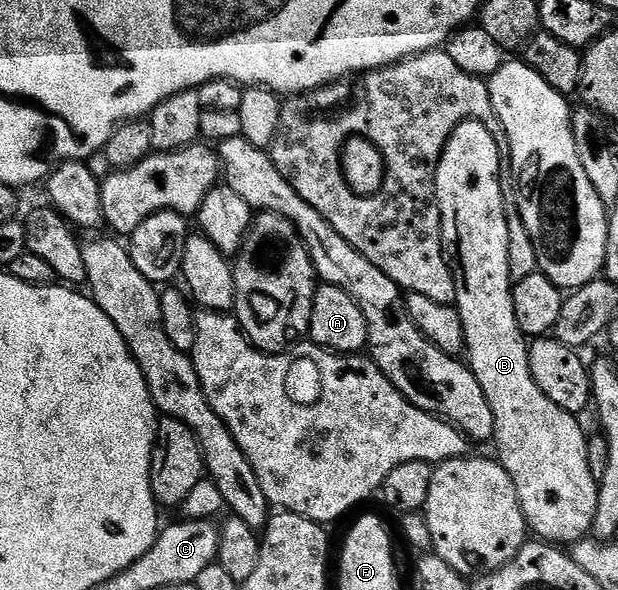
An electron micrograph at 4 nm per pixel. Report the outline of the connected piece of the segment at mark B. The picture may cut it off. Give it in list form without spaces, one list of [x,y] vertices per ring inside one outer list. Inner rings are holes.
[[[464,121],[453,132],[443,151],[435,179],[437,202],[441,208],[441,248],[457,284],[455,304],[463,319],[467,364],[475,379],[479,379],[479,387],[483,387],[487,403],[491,403],[491,411],[495,415],[496,460],[500,461],[507,475],[511,475],[511,483],[515,483],[526,526],[532,532],[534,529],[540,540],[558,547],[572,547],[578,541],[586,540],[593,532],[595,507],[599,507],[599,481],[591,475],[591,463],[587,459],[589,437],[581,430],[577,422],[580,420],[574,414],[555,407],[555,403],[539,391],[539,383],[535,383],[531,375],[530,342],[515,319],[515,282],[509,277],[507,198],[501,190],[501,176],[499,147],[491,131],[487,131],[487,127],[478,121]]]

